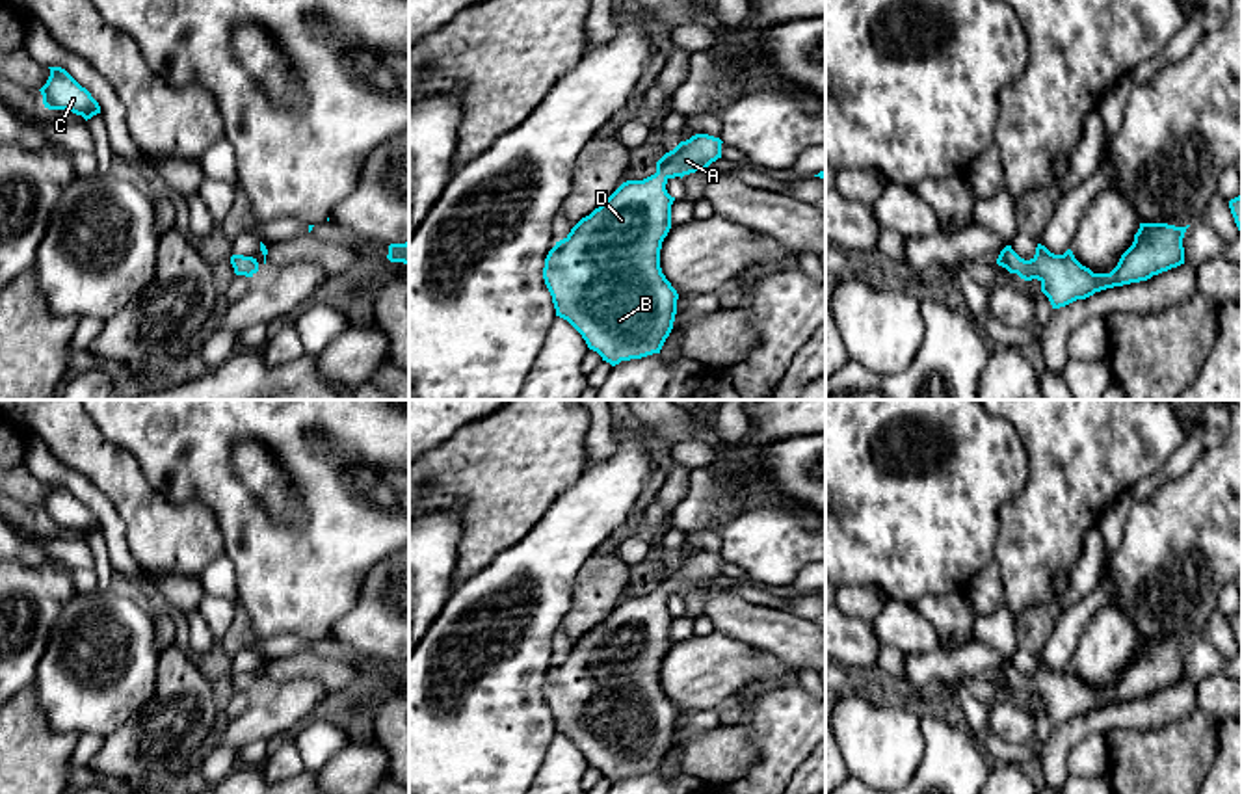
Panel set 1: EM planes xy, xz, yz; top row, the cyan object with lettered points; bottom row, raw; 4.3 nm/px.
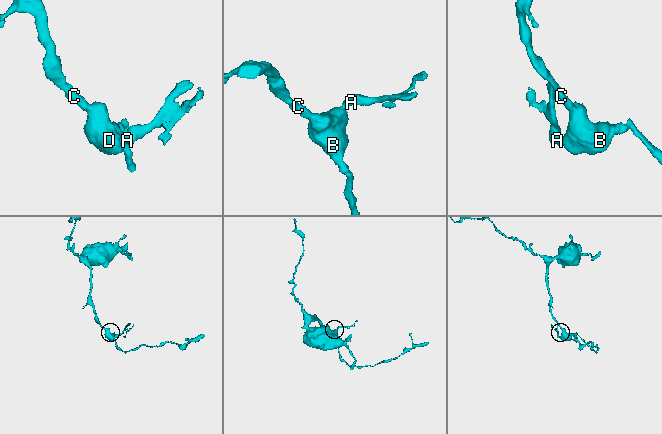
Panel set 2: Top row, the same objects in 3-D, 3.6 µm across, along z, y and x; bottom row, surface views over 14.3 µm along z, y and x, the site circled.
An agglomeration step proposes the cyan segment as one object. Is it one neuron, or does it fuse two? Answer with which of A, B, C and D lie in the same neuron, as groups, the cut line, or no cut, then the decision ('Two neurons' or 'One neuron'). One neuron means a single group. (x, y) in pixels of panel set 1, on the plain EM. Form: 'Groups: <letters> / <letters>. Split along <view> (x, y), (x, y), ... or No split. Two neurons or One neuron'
Groups: A B C D. No split. One neuron

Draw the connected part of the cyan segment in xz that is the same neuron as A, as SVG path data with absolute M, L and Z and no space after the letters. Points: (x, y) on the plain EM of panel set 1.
M695 550L656 578L656 589L623 599L599 625L582 634L548 668L543 684L556 733L567 736L612 783L660 770L677 731L679 710L660 684L662 658L671 645L669 595L705 588L721 575L721 556Z

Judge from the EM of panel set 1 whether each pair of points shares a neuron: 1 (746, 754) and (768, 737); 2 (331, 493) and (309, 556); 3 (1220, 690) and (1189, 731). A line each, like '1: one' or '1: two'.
1: two
2: one
3: two

